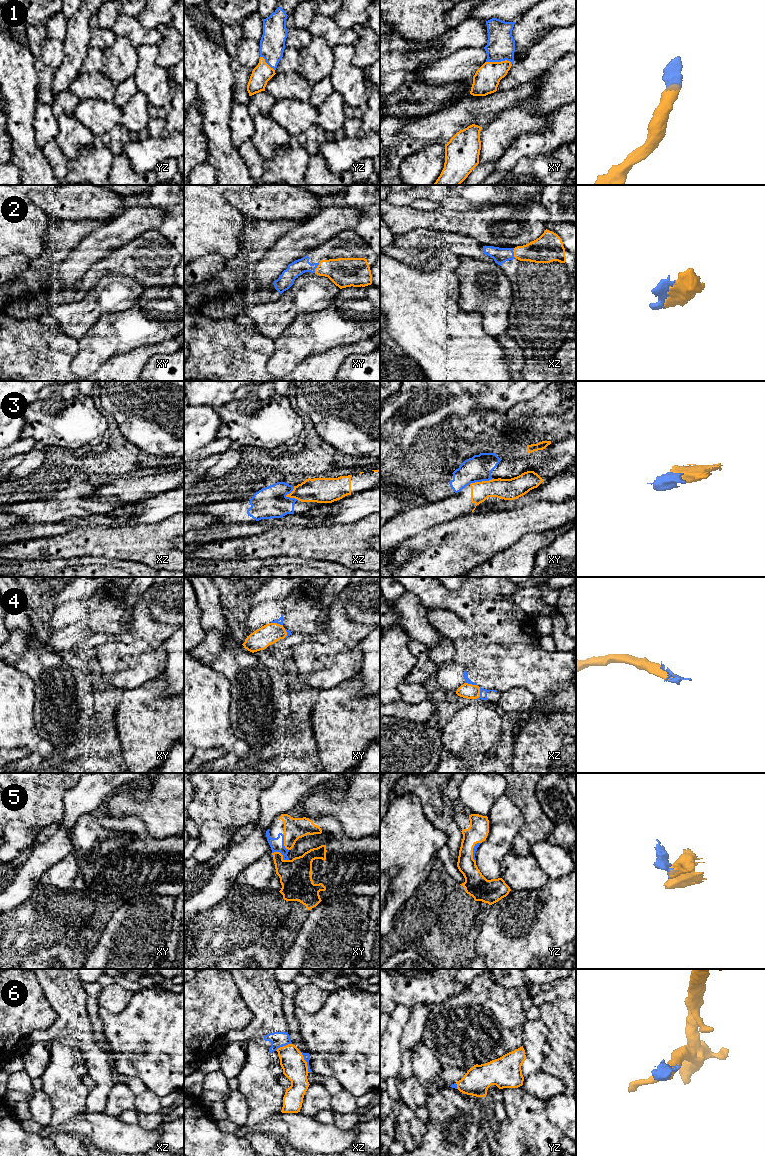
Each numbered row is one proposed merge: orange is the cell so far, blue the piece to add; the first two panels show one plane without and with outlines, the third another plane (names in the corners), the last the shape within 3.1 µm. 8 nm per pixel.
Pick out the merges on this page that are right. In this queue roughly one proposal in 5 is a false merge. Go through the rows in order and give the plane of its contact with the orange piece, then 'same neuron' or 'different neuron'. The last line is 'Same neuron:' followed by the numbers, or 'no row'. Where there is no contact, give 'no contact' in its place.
1: meets orange in xy; same neuron
2: meets orange in xz; same neuron
3: meets orange in xy; different neuron
4: meets orange in xz; same neuron
5: meets orange in xy; same neuron
6: meets orange in xz; same neuron
Same neuron: 1, 2, 4, 5, 6

